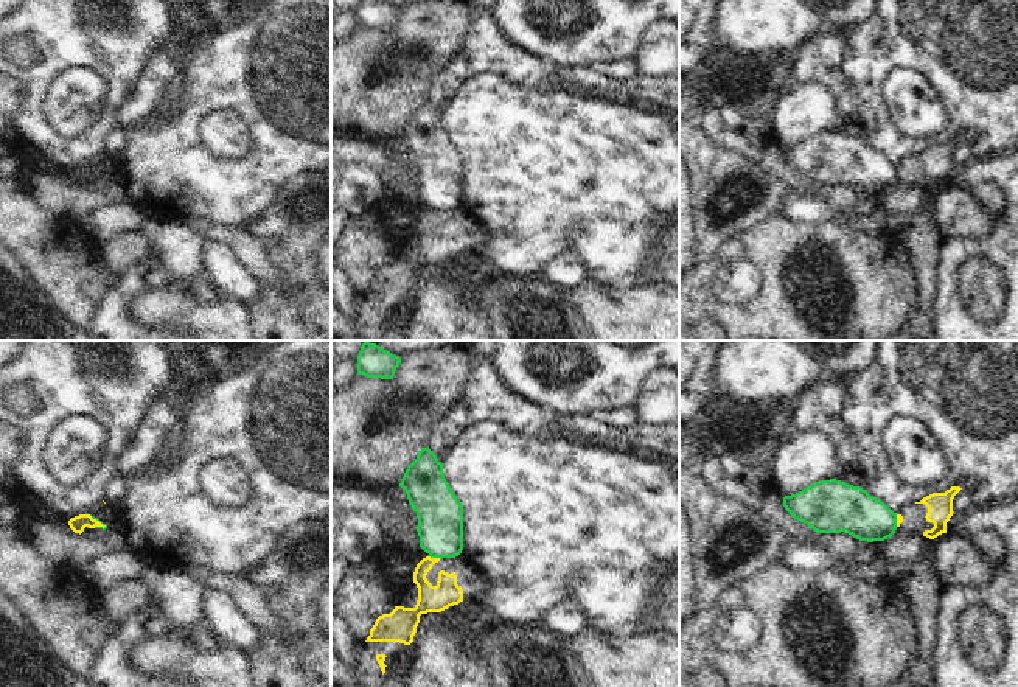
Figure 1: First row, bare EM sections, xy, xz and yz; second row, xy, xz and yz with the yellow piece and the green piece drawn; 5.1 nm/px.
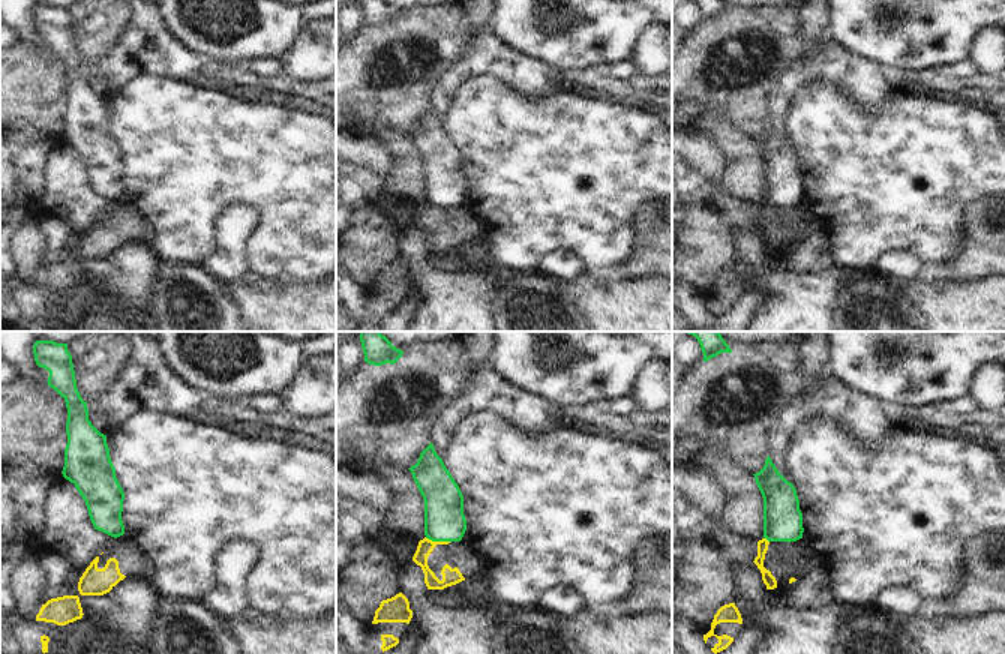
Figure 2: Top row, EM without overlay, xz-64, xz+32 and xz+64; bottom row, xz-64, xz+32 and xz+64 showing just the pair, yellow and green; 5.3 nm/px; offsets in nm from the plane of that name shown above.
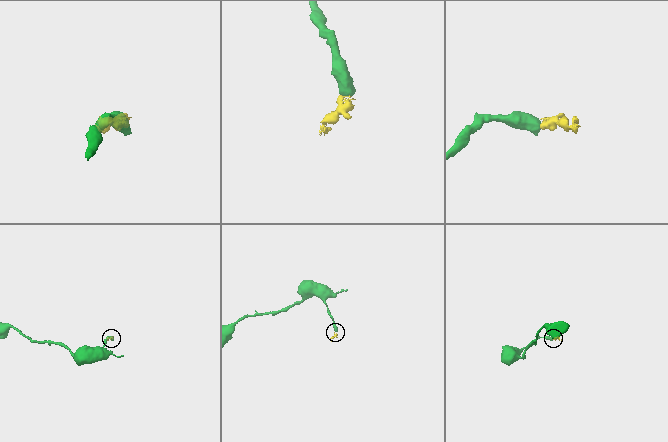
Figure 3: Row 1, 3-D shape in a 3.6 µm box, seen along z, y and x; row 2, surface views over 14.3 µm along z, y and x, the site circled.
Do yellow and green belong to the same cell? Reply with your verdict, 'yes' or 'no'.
no

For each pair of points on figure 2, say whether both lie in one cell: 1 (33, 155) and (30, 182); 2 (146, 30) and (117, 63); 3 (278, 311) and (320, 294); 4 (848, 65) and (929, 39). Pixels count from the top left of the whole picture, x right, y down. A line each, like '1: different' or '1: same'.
1: same
2: same
3: same
4: different

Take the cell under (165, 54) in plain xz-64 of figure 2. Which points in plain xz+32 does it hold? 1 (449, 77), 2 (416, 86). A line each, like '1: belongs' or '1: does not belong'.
1: belongs
2: does not belong

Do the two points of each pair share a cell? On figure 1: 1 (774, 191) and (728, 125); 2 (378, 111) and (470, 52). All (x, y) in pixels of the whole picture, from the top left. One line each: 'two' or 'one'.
1: two
2: two

